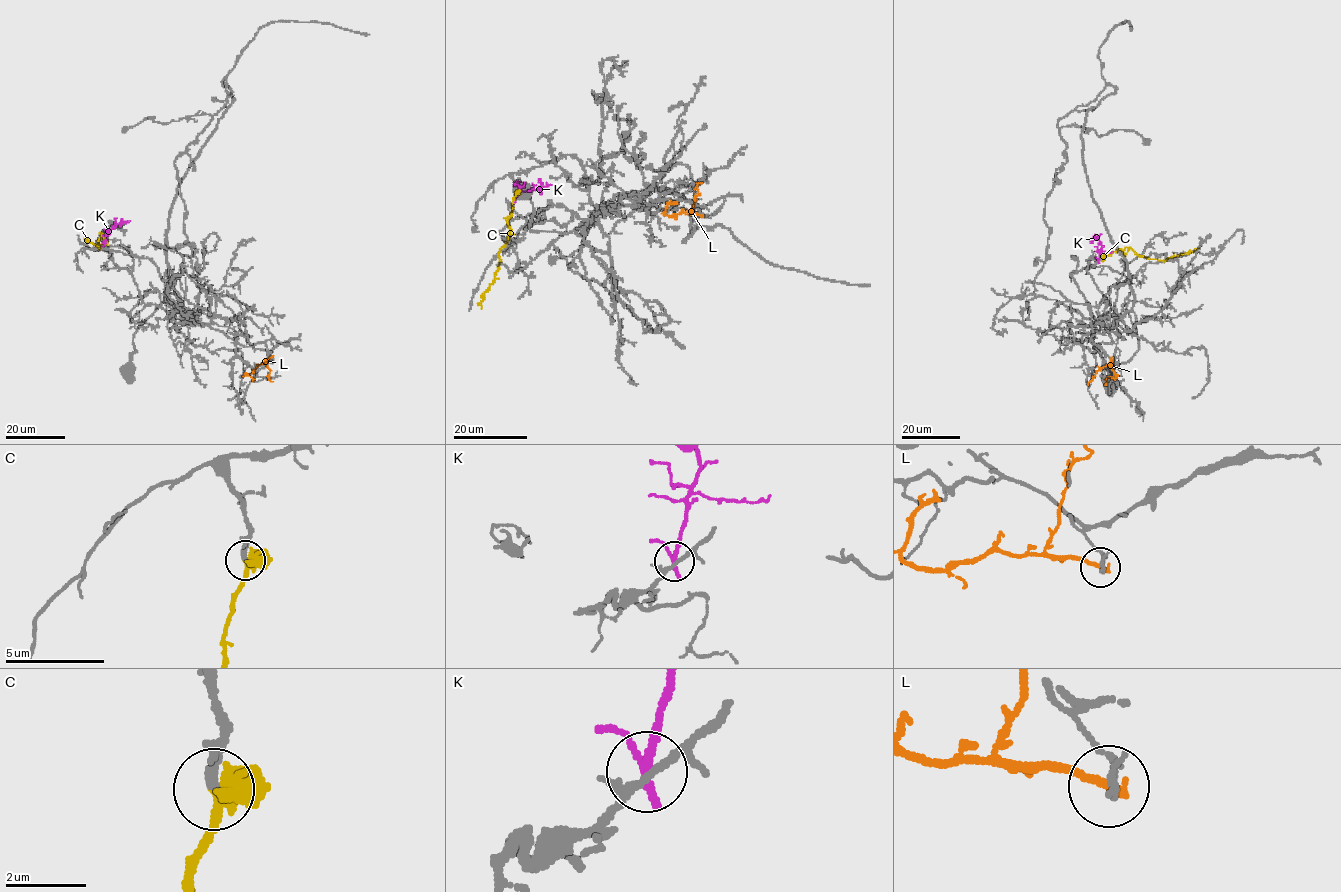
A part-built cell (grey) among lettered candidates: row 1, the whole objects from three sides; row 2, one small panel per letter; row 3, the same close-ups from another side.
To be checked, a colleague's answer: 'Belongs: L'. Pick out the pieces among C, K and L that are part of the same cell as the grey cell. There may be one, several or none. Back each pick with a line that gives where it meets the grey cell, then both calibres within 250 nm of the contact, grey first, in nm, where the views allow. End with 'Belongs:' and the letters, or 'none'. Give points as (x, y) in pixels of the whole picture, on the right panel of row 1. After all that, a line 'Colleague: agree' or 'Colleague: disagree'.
C: Touches grey at (1104, 256). Thickness 240 nm (grey) against 360 nm
Belongs: C
Colleague: disagree

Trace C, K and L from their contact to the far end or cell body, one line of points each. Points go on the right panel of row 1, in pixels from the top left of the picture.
C: (1104, 256), (1130, 247), (1138, 255), (1165, 260), (1198, 248)
K: (1098, 261), (1101, 243), (1093, 235)
L: (1111, 358), (1116, 377), (1107, 378), (1106, 385)

